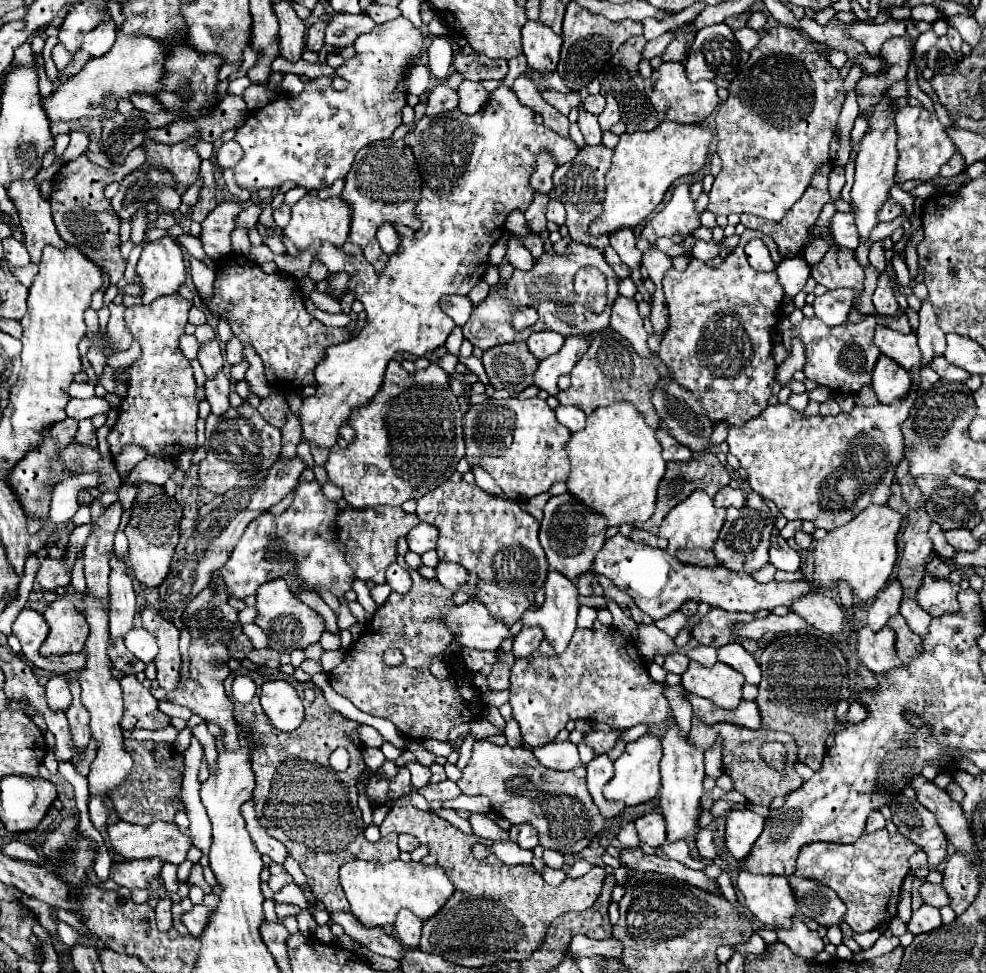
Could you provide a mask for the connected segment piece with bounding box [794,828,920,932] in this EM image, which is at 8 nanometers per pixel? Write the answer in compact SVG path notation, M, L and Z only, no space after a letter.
M886 828L874 834L862 834L854 844L812 842L800 850L794 876L818 880L838 892L846 904L844 922L854 932L870 932L890 922L896 916L896 904L904 878L910 872L910 856L920 852L920 846L902 834L888 834Z

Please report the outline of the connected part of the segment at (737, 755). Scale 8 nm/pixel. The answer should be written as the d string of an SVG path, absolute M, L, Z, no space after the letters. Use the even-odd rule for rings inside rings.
M716 724L718 734L724 738L724 772L732 778L734 782L734 790L738 790L740 794L746 796L746 800L750 804L756 806L770 806L772 798L776 796L786 796L794 790L798 790L802 786L802 778L796 774L796 764L798 764L798 746L796 740L786 734L786 732L772 732L772 730L750 730L750 728L742 728L736 724ZM764 742L782 742L788 748L788 762L786 762L786 770L788 776L766 776L766 762L758 756L758 748Z

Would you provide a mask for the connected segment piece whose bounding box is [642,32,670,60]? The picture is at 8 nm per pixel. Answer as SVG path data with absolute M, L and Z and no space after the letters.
M670 32L664 34L664 36L658 36L658 38L652 40L652 42L648 42L648 44L644 46L644 54L642 54L642 58L644 58L644 60L652 60L654 56L660 56L668 42L670 42Z

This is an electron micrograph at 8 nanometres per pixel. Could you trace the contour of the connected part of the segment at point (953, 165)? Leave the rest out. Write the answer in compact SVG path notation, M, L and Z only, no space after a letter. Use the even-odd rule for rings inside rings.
M958 150L953 157L939 171L939 175L944 178L955 176L965 170L965 161Z

